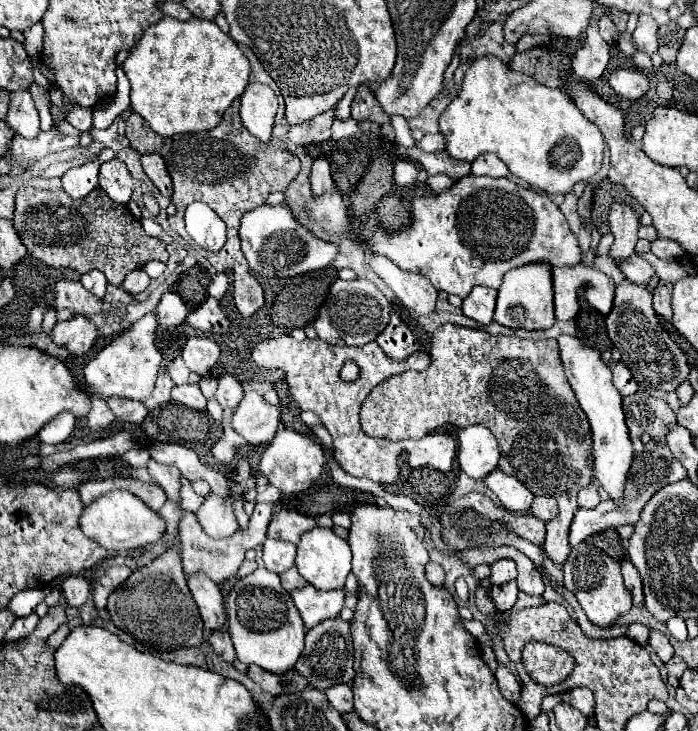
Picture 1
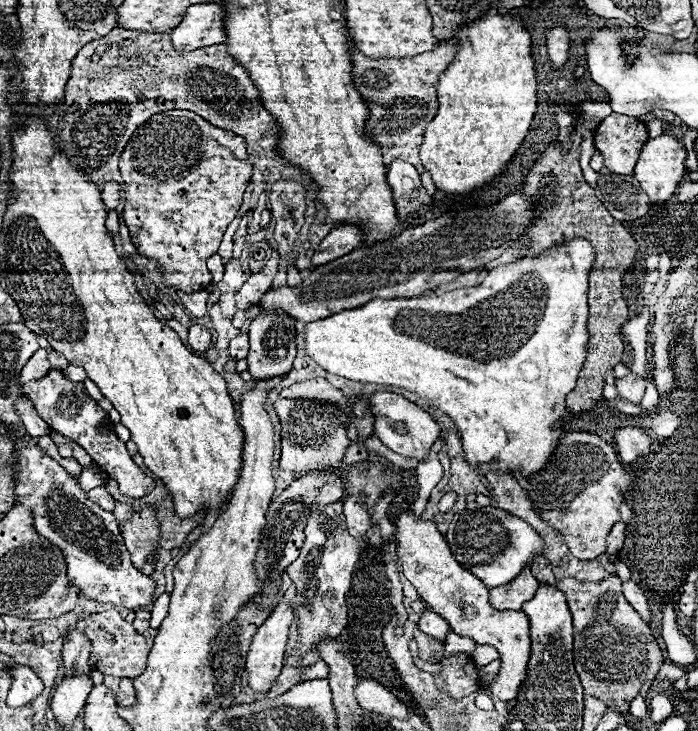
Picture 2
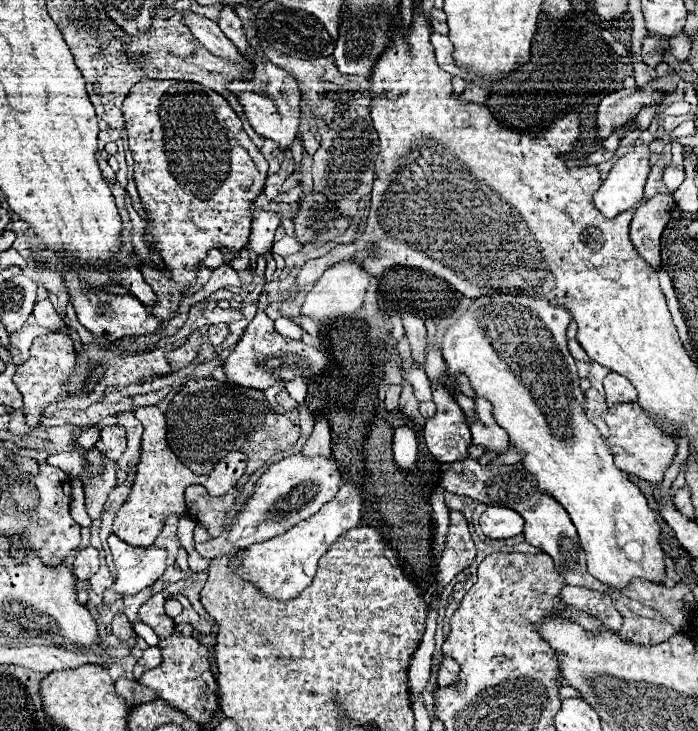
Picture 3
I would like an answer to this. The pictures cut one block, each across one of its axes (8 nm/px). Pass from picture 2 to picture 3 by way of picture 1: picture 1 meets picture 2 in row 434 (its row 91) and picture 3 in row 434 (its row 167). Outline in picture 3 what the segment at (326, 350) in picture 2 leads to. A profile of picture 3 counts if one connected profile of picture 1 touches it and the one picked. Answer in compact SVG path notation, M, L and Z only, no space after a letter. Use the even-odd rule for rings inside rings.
M480 296L474 298L470 308L446 328L440 350L446 360L448 374L464 374L470 380L474 394L492 402L494 420L508 432L510 444L524 456L522 466L526 466L526 472L536 476L538 488L562 504L570 514L586 552L588 572L604 584L618 586L618 590L628 586L632 578L646 578L662 584L664 552L660 548L660 524L656 522L656 514L646 504L640 488L614 466L606 440L584 414L584 394L576 382L576 362L566 346L568 324L570 312L560 306L552 306L540 296Z

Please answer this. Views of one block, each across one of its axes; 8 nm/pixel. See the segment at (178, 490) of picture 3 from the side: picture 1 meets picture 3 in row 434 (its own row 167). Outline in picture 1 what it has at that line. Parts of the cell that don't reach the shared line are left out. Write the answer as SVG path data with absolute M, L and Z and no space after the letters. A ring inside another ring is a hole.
M140 154L140 162L142 162L142 168L146 172L146 176L154 182L154 186L160 190L162 196L170 198L172 196L172 180L170 180L170 174L164 166L164 160L160 154Z

